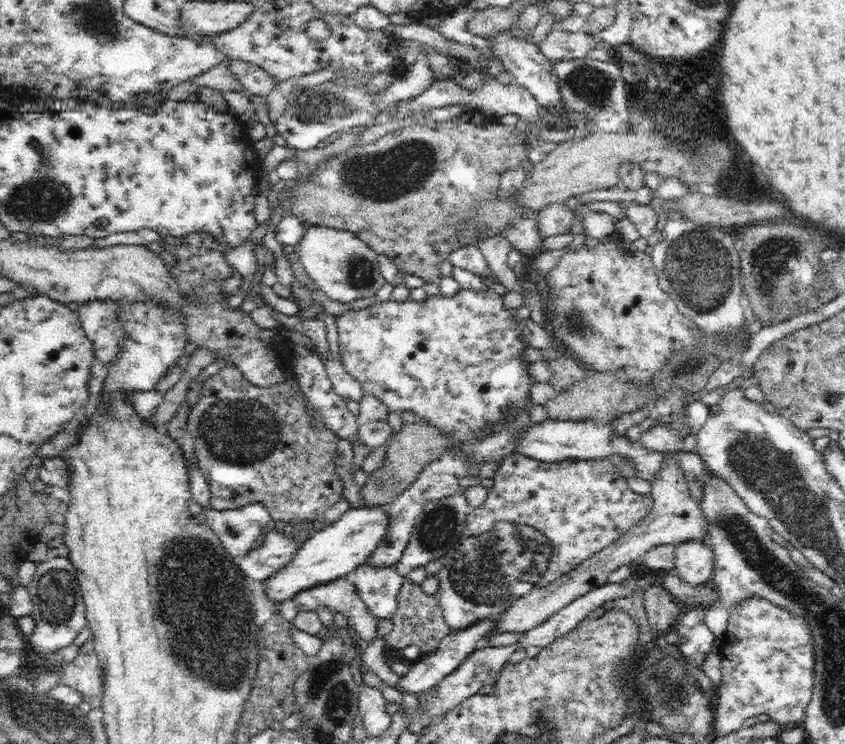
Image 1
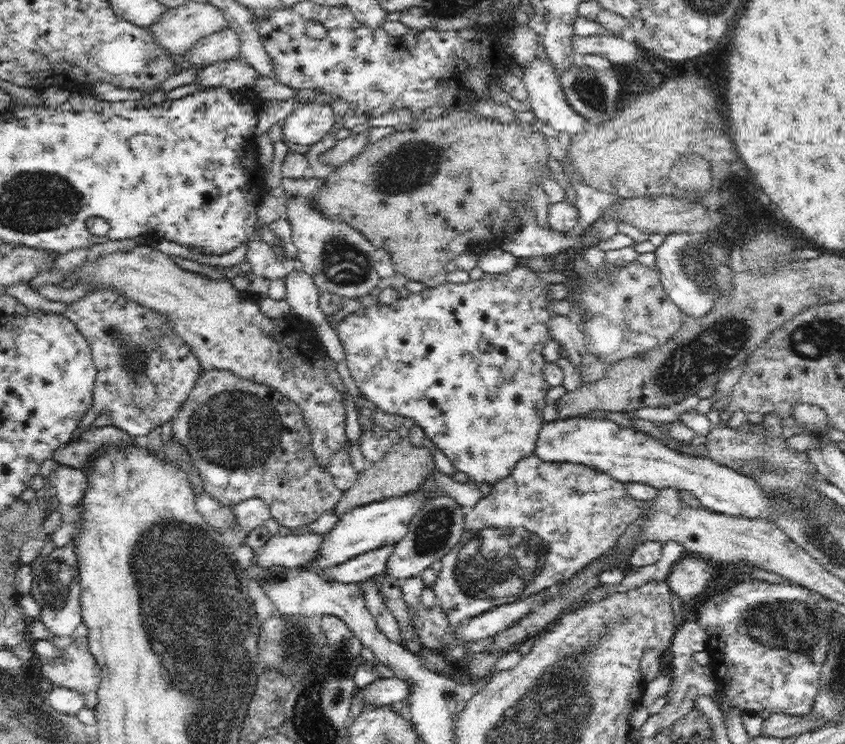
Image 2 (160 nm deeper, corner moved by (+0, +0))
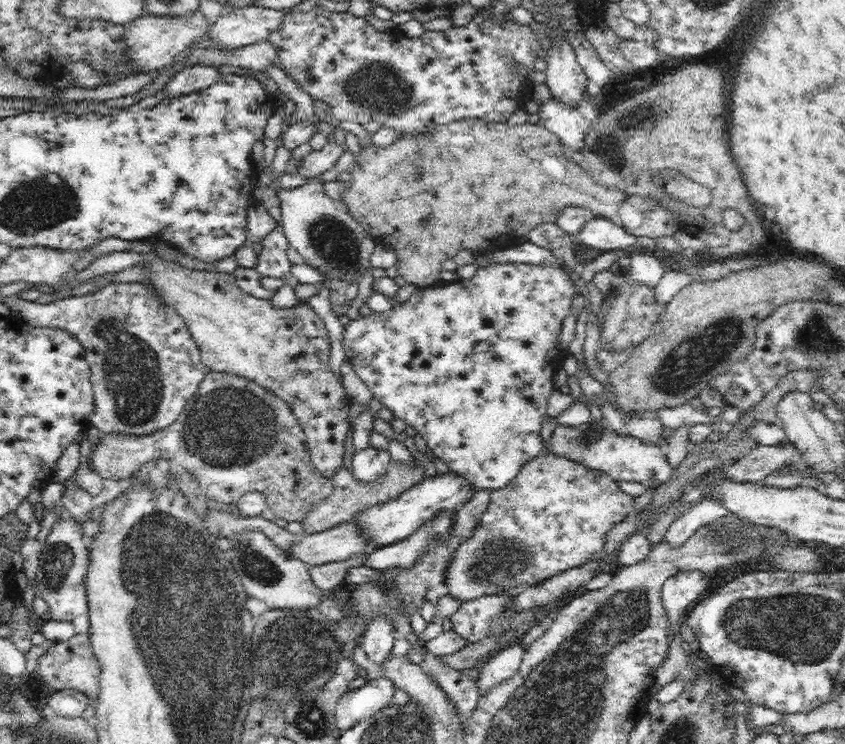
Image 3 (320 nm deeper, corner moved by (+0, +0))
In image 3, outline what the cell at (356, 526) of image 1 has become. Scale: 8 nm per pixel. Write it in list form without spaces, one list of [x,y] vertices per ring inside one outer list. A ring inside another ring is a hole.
[[[450,472],[445,475],[425,478],[420,484],[409,488],[388,502],[372,504],[352,516],[350,525],[354,533],[360,535],[374,550],[384,548],[410,536],[420,528],[426,518],[436,516],[444,508],[454,508],[455,504],[470,494],[469,482],[461,476]]]

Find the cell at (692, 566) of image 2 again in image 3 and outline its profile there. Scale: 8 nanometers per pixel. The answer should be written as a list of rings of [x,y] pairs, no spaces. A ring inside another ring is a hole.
[[[700,569],[680,571],[666,580],[663,584],[663,603],[673,628],[685,621],[683,614],[688,610],[688,606],[708,592],[708,582],[710,574]]]

